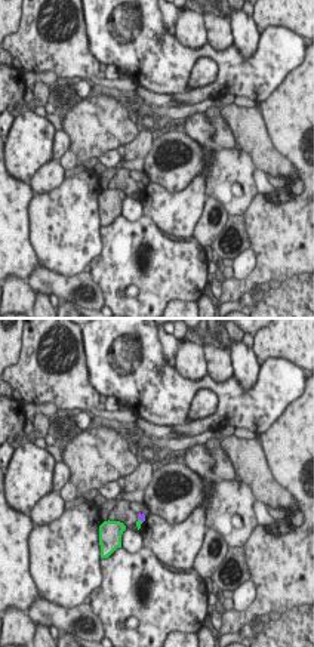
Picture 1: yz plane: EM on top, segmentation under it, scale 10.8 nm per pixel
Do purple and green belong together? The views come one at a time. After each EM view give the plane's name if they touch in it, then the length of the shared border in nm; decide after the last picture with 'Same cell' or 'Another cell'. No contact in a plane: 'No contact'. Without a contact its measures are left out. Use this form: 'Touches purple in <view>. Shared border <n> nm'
Touches purple in yz. Shared border 70 nm

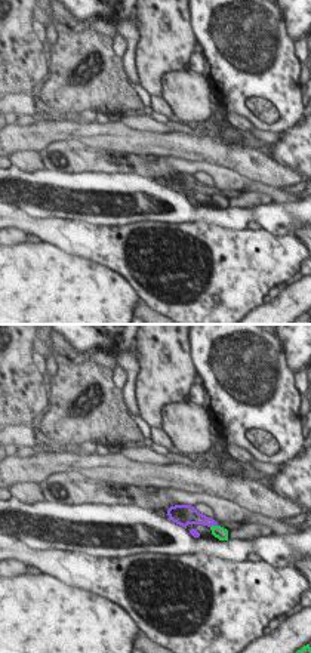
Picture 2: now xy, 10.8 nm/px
Touches purple in xy. Shared border 90 nm

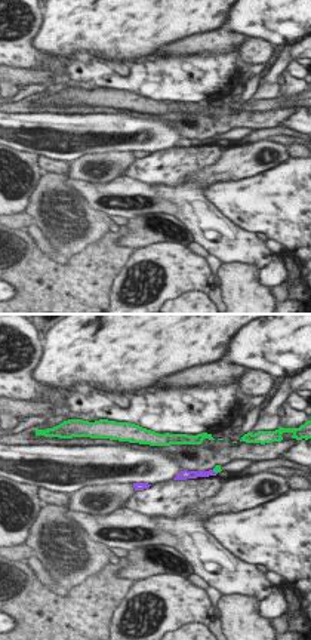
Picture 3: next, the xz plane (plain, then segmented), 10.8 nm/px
Touches purple in xz. Shared border 70 nm

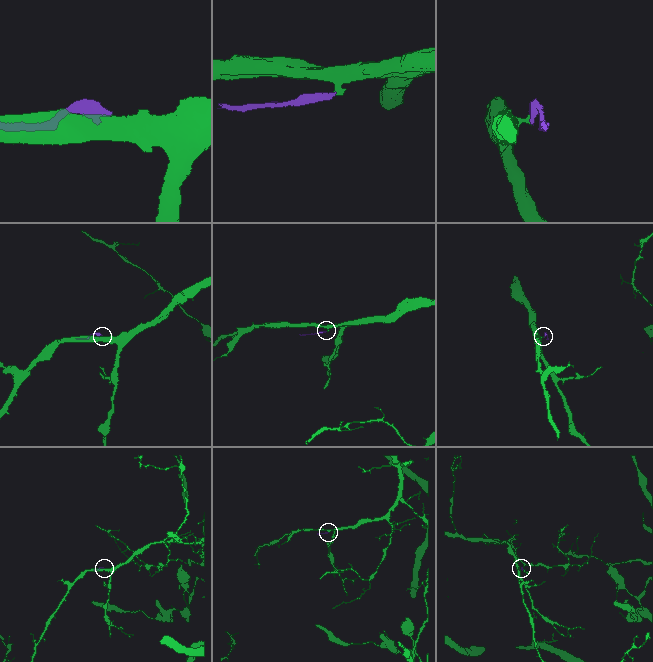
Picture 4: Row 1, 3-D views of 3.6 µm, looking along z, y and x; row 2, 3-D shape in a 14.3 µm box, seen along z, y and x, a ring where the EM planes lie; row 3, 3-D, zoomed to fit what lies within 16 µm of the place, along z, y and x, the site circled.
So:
Another cell

